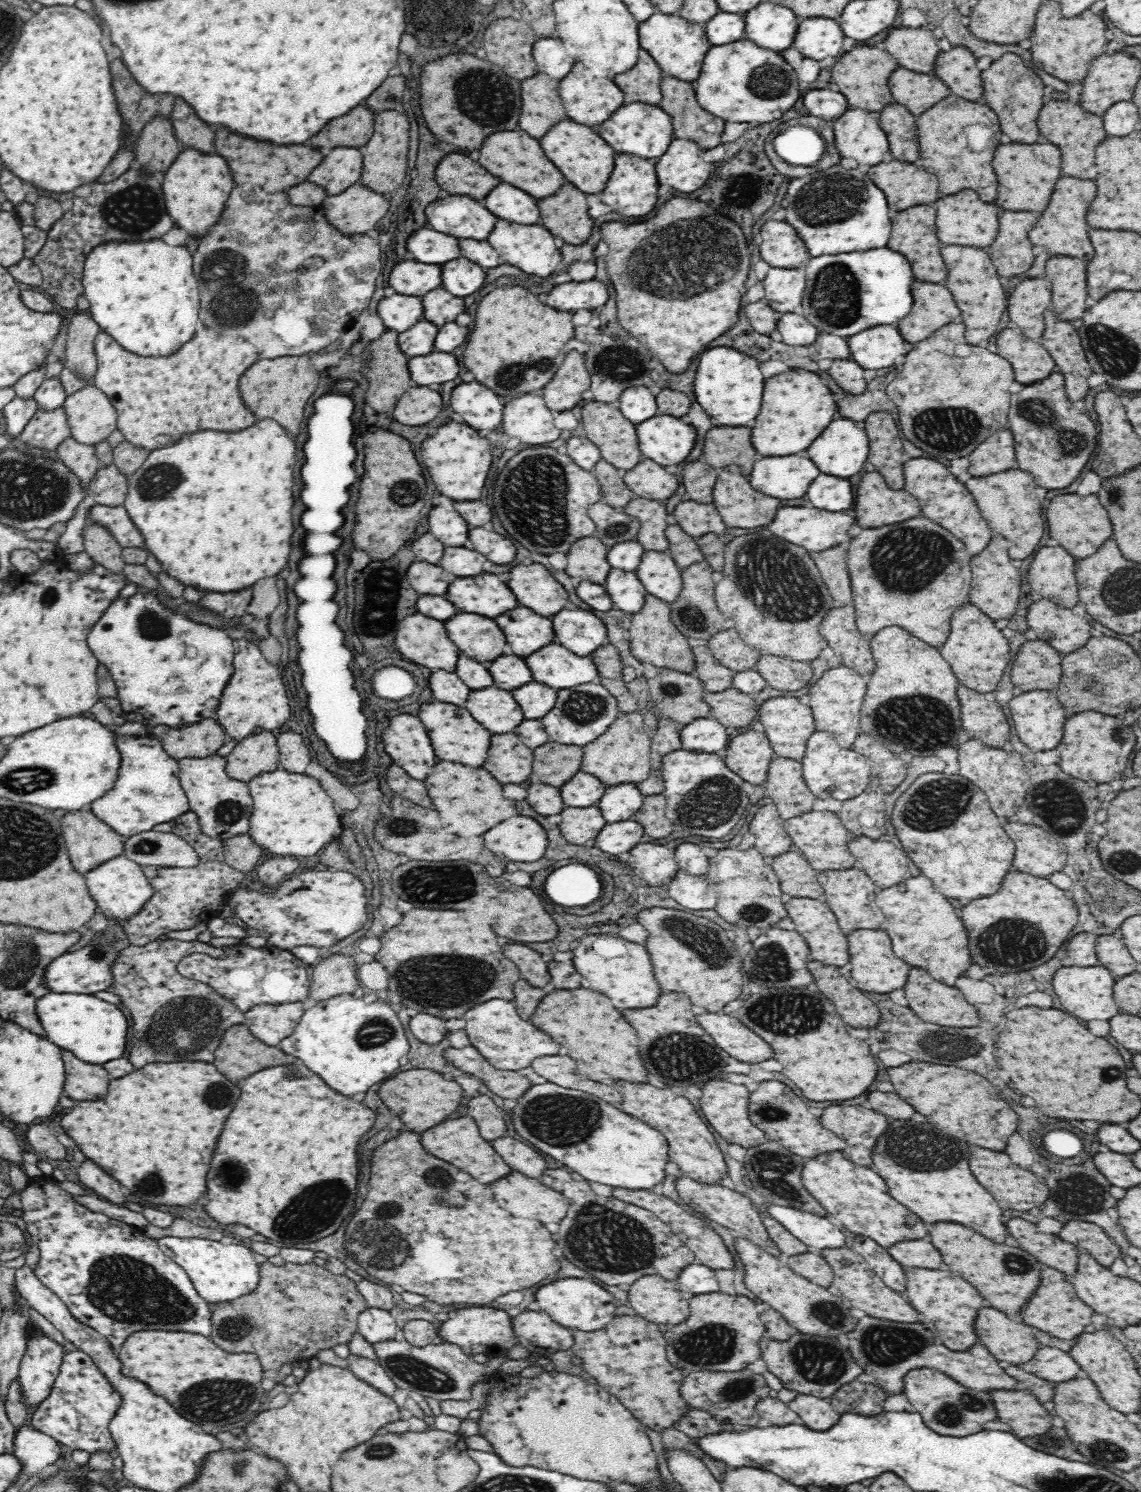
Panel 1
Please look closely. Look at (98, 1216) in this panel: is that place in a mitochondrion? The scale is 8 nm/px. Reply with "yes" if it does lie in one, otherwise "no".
no

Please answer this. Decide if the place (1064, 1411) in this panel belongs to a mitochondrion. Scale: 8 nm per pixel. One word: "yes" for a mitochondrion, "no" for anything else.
no

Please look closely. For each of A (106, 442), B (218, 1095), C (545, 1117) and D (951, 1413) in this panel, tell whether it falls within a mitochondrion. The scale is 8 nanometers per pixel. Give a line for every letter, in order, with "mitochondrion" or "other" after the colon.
A: other
B: mitochondrion
C: mitochondrion
D: mitochondrion

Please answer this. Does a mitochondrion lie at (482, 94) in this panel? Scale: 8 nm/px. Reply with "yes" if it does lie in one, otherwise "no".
yes

